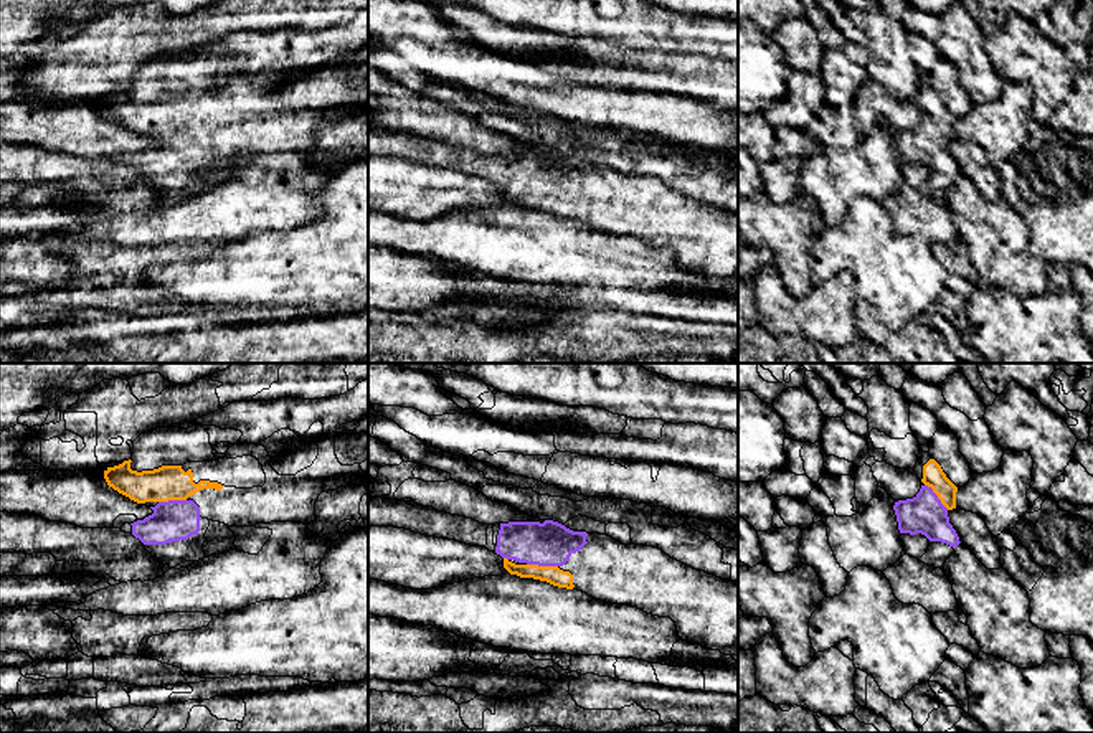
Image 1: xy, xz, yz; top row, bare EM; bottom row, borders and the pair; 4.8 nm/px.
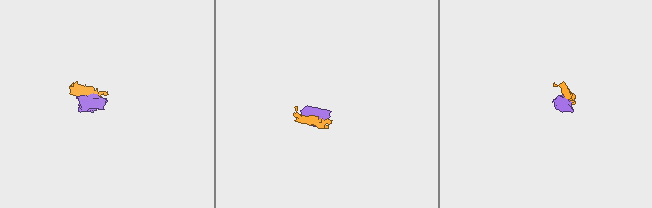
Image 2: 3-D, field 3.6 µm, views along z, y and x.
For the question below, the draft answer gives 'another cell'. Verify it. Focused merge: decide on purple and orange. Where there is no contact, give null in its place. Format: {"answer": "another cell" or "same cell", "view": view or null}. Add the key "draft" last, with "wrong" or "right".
{"answer": "same cell", "view": "xz", "draft": "wrong"}

